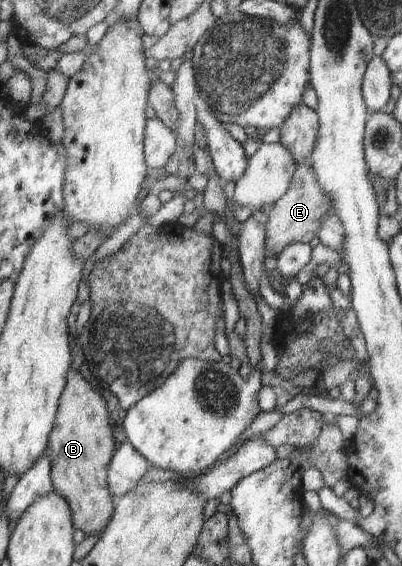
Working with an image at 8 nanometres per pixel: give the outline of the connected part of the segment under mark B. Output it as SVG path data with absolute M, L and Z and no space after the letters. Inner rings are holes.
M72 368L67 371L58 404L48 439L54 492L67 501L75 530L82 530L85 537L101 537L109 525L115 504L108 489L109 463L116 450L116 441L109 426L110 413L103 397Z

